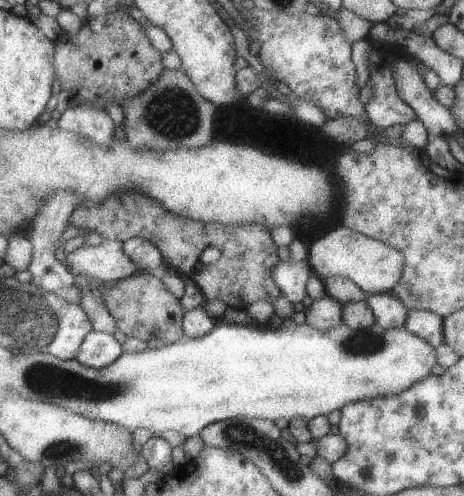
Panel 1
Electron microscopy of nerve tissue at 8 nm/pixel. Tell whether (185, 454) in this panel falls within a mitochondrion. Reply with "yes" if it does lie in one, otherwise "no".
no

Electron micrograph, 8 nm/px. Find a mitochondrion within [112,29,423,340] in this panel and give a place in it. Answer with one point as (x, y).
(172, 111)

